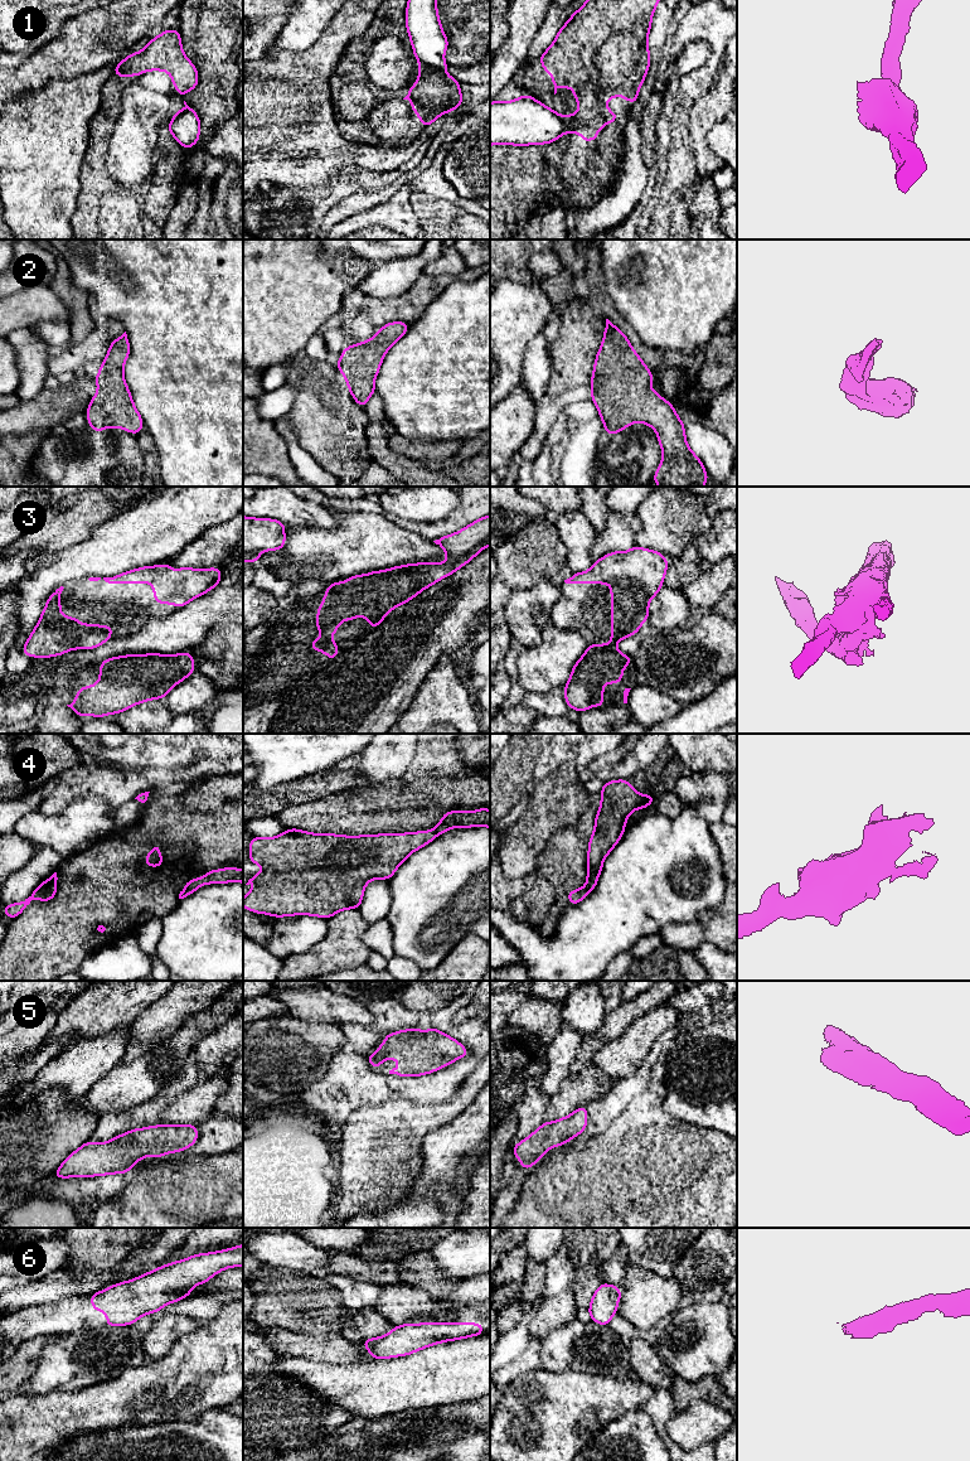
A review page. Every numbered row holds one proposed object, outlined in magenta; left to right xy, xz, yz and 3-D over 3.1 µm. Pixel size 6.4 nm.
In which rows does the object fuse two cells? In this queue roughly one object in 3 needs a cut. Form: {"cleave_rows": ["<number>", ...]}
{"cleave_rows": ["1", "3", "4"]}

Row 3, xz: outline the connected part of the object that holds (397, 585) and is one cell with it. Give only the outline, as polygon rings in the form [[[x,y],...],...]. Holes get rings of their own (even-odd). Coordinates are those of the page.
[[[490,514],[470,523],[456,533],[441,537],[433,542],[442,547],[448,556],[448,558],[442,563],[422,562],[402,565],[383,571],[351,576],[344,582],[335,581],[333,584],[355,586],[357,600],[363,611],[360,616],[365,616],[369,620],[370,629],[373,630],[391,610],[409,601],[422,590],[430,587],[441,579],[450,576],[461,566],[470,562],[482,548],[490,546]]]

